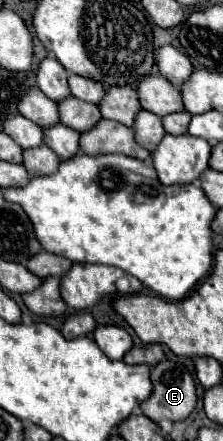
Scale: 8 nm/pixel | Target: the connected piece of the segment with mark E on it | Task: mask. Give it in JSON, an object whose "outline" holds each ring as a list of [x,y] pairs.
{"outline":[[[161,361],[151,369],[153,393],[145,405],[143,415],[155,423],[169,419],[173,423],[185,421],[197,405],[197,387],[191,373],[175,361]]]}

